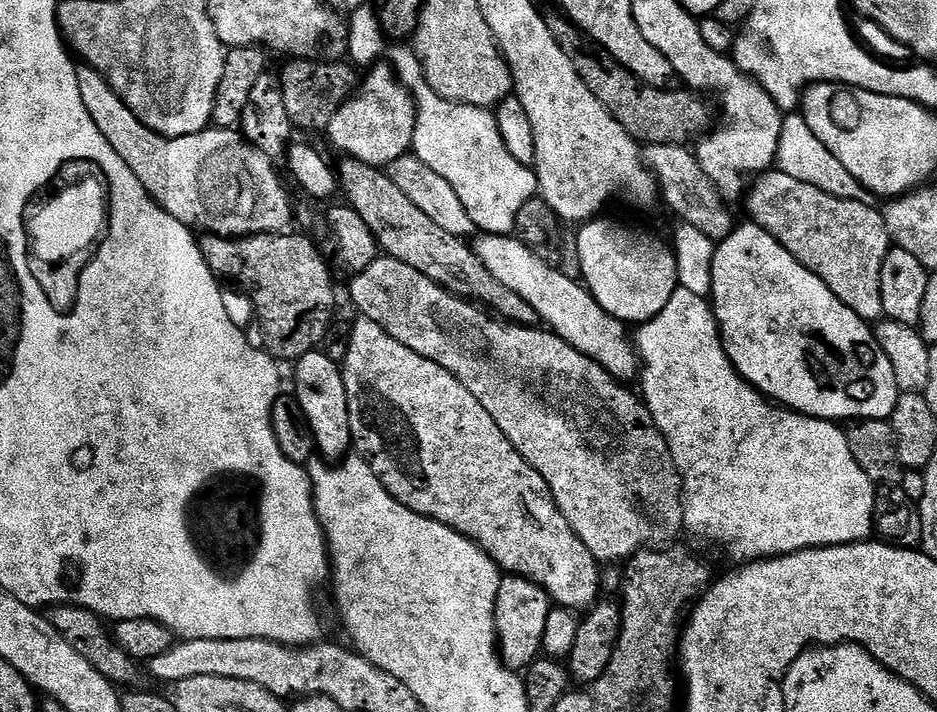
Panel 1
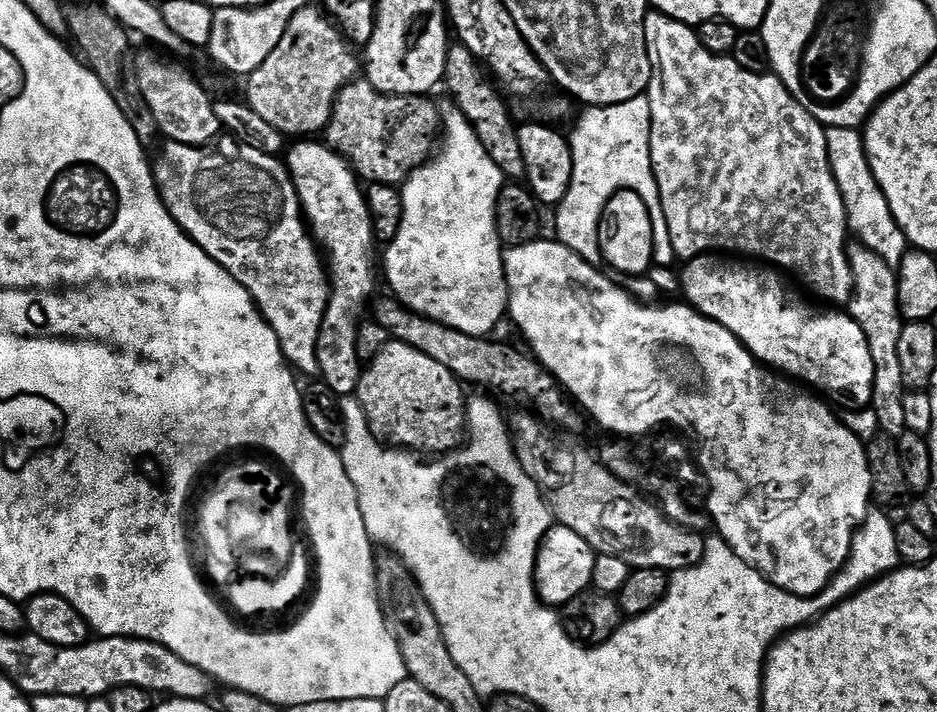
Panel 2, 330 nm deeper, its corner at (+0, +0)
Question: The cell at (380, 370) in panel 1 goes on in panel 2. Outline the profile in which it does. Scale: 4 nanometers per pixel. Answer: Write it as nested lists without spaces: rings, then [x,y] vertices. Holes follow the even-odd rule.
[[[389,342],[386,350],[382,350],[382,354],[378,354],[378,358],[374,358],[363,369],[354,395],[366,414],[373,436],[381,444],[417,454],[443,454],[452,451],[466,436],[466,395],[463,390],[461,381],[450,374],[446,366],[434,362],[434,358],[426,358],[422,350],[414,350],[399,342]]]

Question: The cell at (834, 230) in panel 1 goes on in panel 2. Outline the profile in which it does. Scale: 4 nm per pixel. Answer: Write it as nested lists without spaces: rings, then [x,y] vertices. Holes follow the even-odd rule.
[[[859,242],[849,243],[848,261],[852,267],[852,298],[846,308],[852,320],[862,326],[862,334],[866,334],[866,343],[874,358],[874,390],[870,408],[877,414],[879,431],[883,435],[898,438],[906,431],[906,414],[902,410],[906,389],[902,382],[902,366],[898,363],[898,338],[905,321],[901,317],[898,302],[897,273],[885,260],[878,258],[874,250]]]

